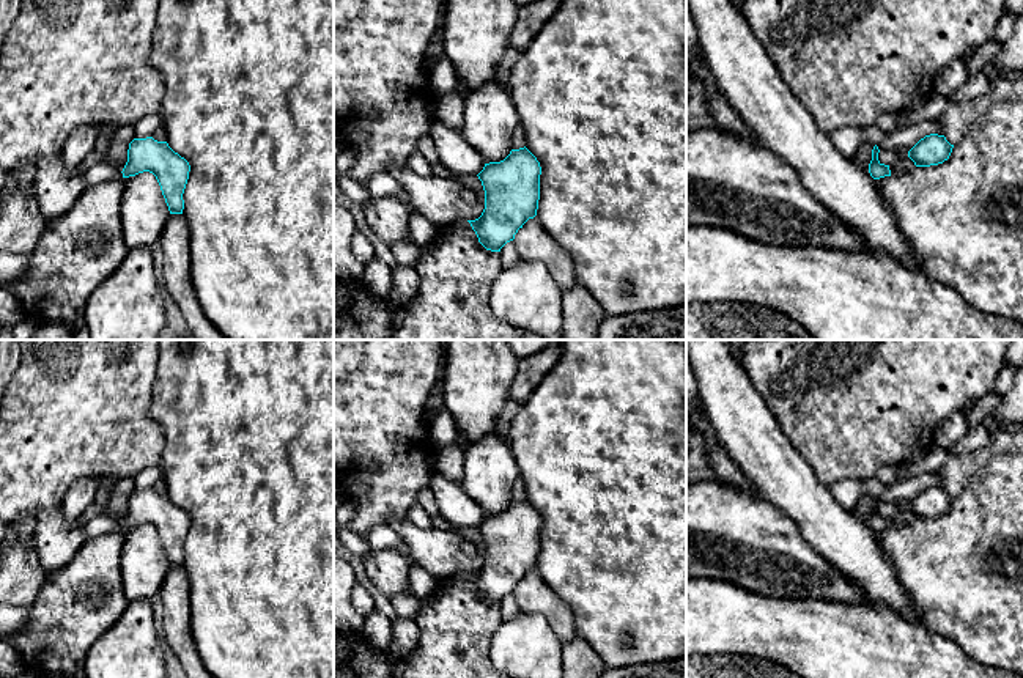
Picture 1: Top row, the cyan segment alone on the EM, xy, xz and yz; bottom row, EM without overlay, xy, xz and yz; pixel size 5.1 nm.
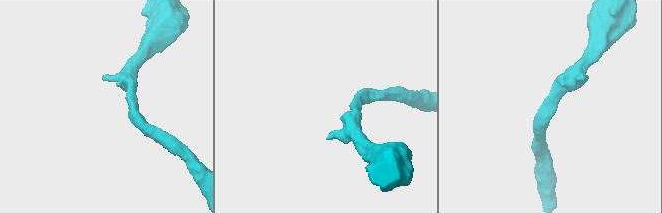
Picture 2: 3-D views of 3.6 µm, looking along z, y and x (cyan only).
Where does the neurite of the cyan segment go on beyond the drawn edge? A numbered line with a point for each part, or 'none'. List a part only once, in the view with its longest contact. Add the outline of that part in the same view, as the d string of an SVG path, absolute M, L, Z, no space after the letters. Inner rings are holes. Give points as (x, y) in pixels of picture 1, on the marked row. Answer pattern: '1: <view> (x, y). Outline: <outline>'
none

